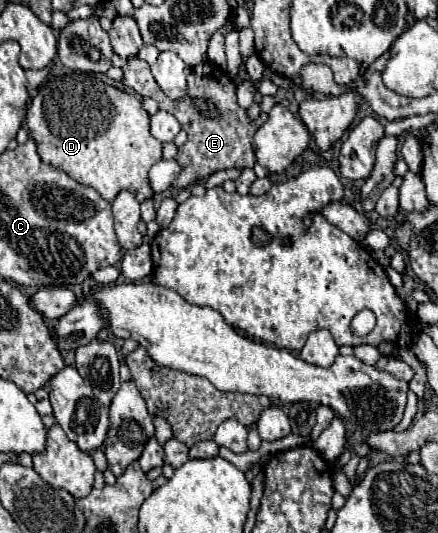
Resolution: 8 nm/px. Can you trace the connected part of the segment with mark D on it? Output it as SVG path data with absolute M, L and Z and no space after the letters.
M86 72L54 76L32 98L26 124L46 164L94 188L104 200L112 202L122 190L134 192L140 202L152 198L148 170L162 158L162 142L150 134L148 112L136 96L108 86Z

